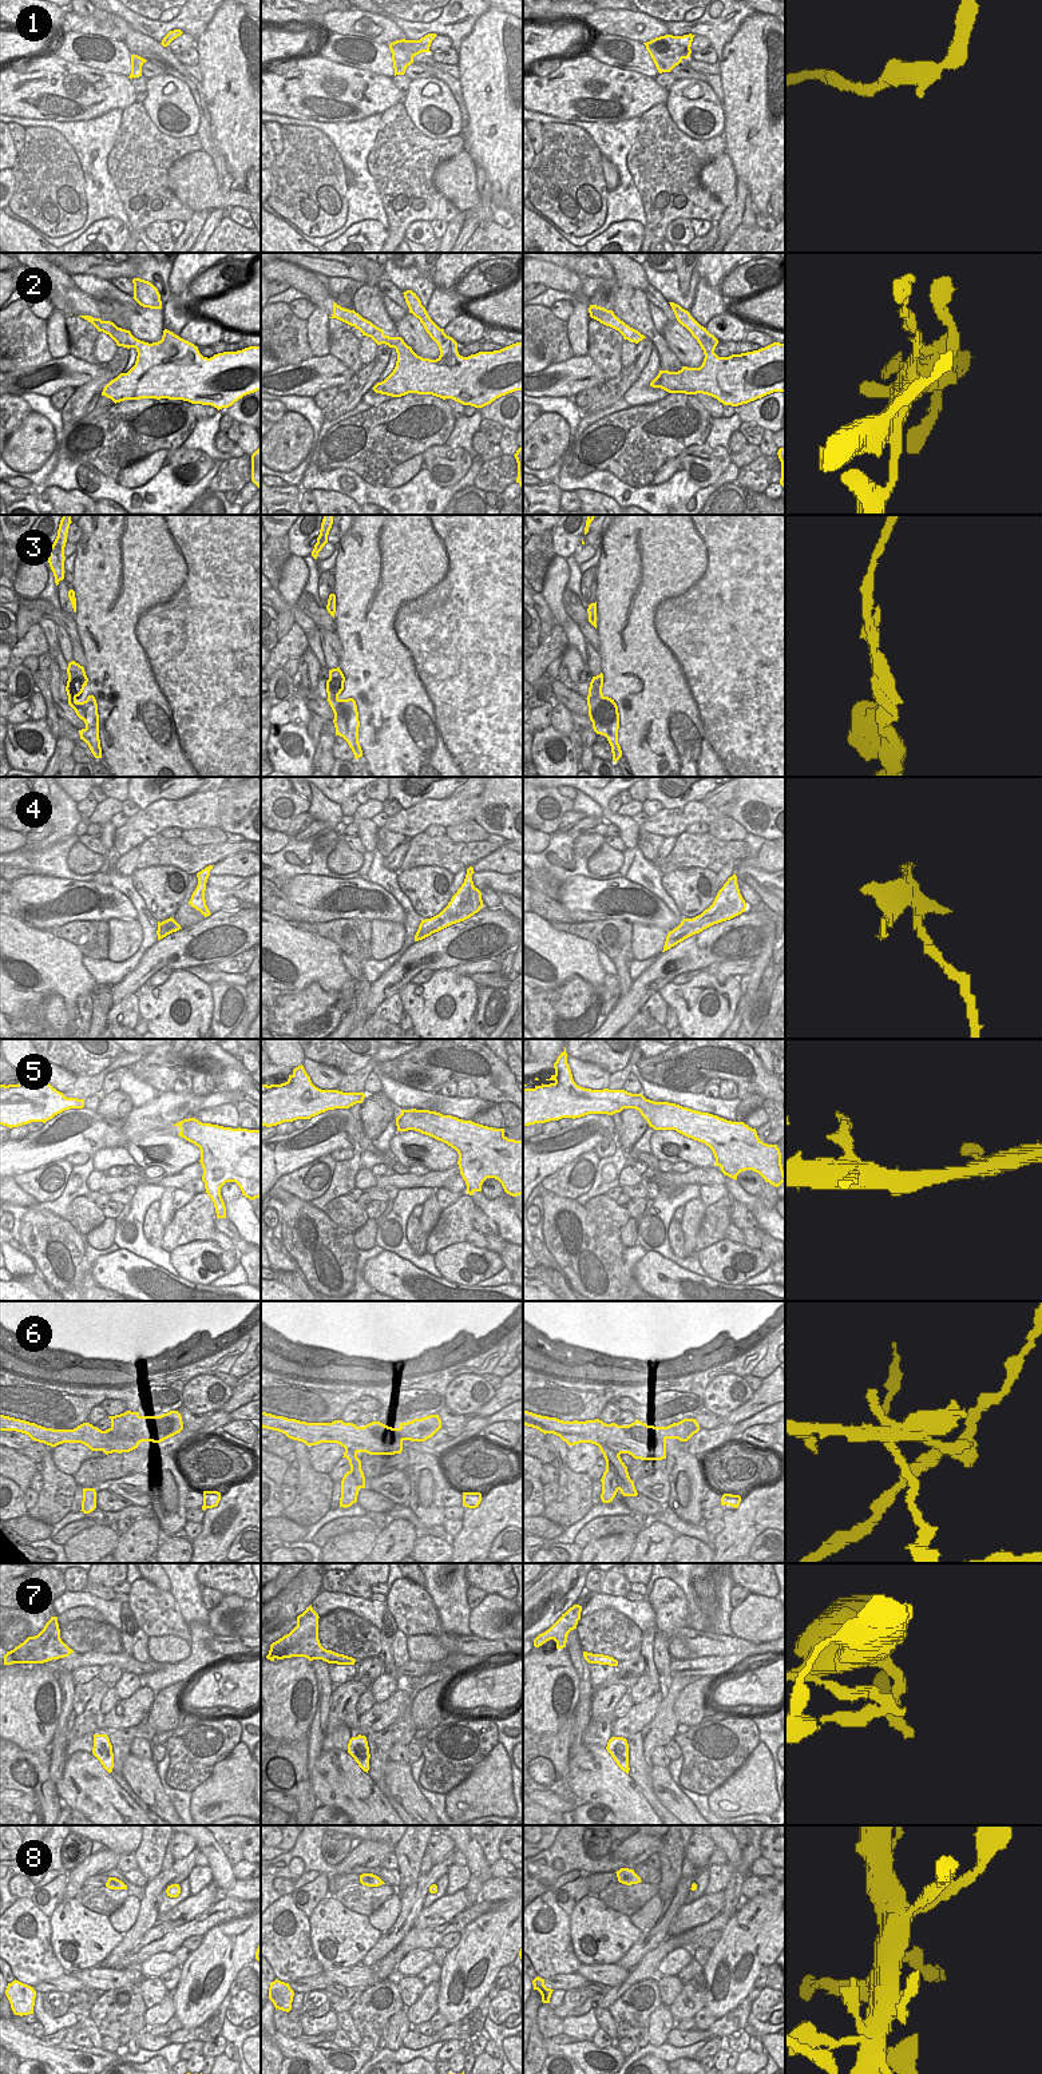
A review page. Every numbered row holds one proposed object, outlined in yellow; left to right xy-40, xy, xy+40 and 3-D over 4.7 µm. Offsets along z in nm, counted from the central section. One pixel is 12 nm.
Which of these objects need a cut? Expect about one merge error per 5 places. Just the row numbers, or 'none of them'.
3, 4, 6

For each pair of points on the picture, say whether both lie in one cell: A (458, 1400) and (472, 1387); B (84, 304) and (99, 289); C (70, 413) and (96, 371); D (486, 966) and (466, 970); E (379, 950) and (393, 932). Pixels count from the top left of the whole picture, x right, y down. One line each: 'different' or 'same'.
A: same
B: different
C: different
D: same
E: same

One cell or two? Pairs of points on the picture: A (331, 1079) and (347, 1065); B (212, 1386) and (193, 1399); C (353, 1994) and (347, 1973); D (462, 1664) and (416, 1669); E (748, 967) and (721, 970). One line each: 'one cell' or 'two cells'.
A: two cells
B: one cell
C: two cells
D: one cell
E: one cell

